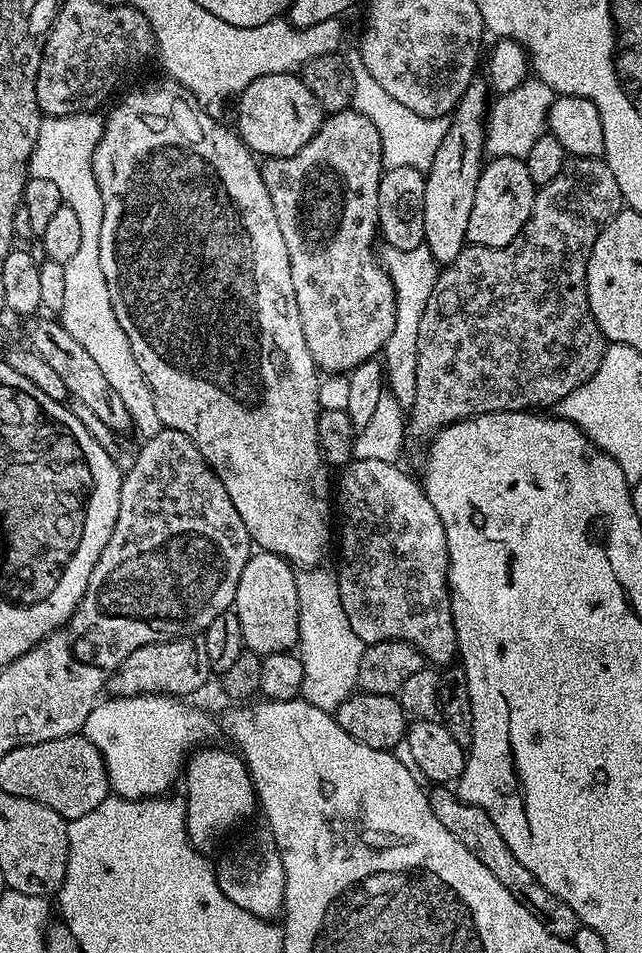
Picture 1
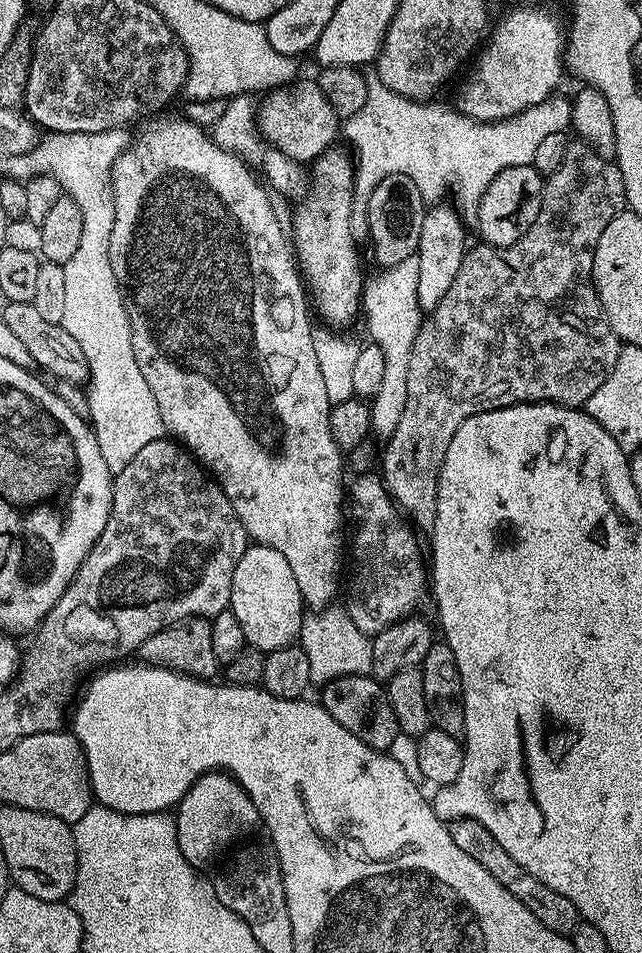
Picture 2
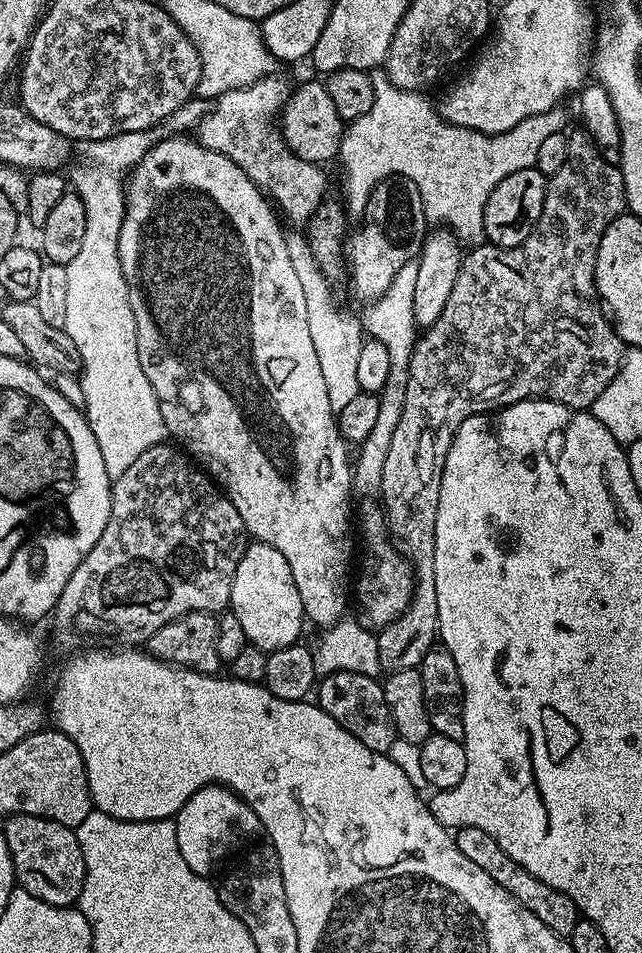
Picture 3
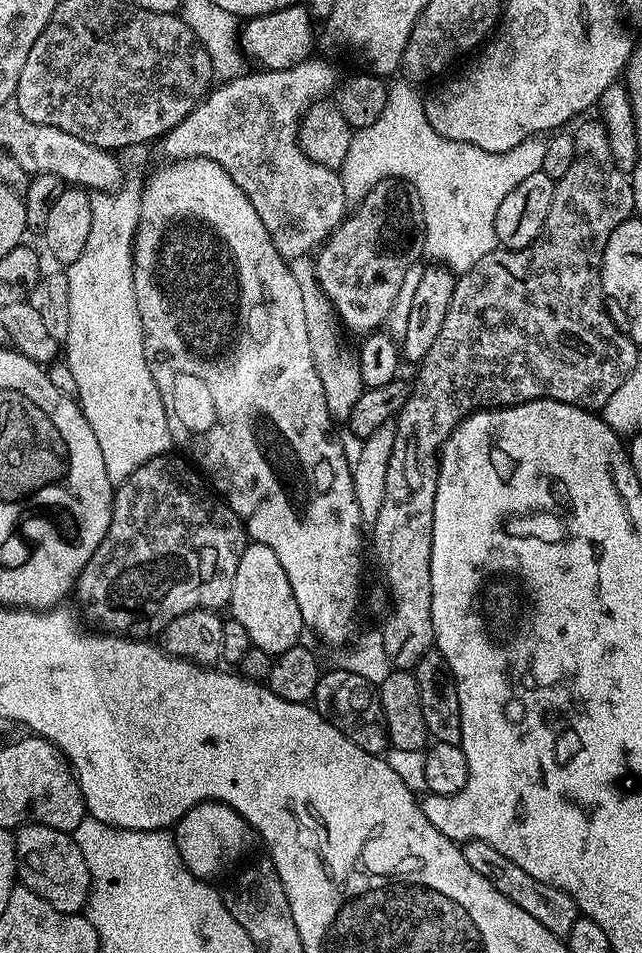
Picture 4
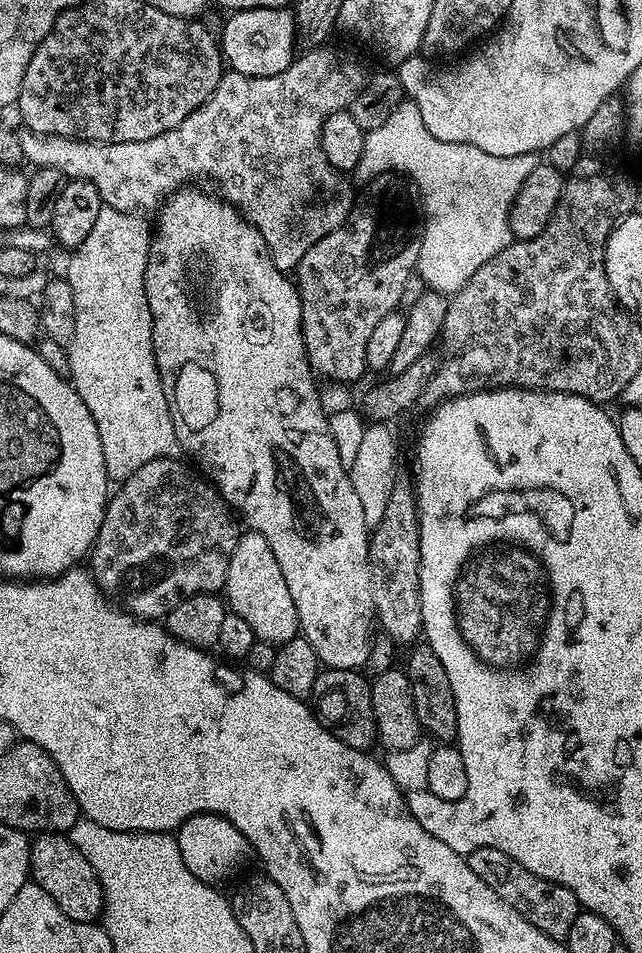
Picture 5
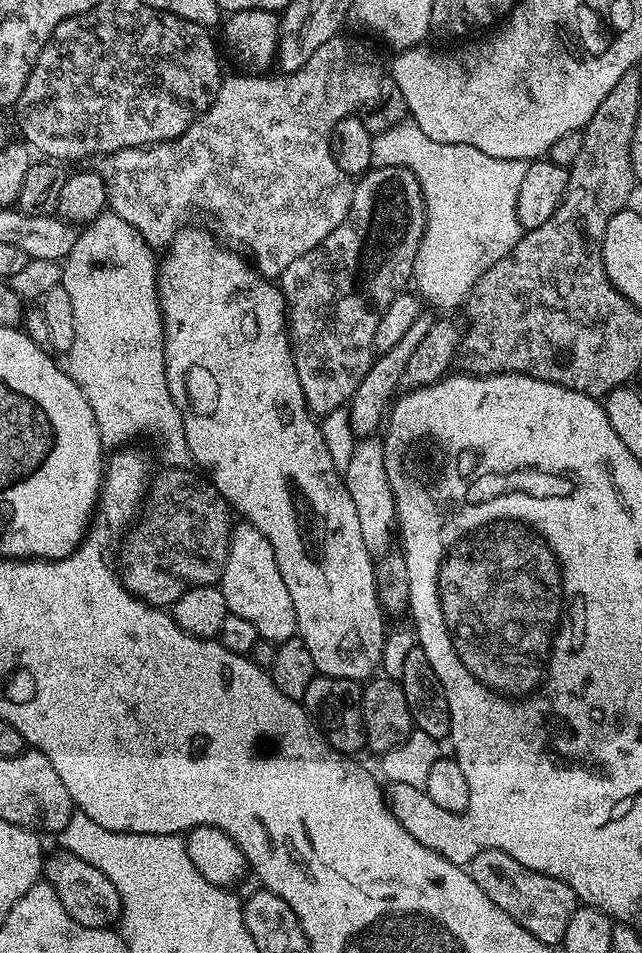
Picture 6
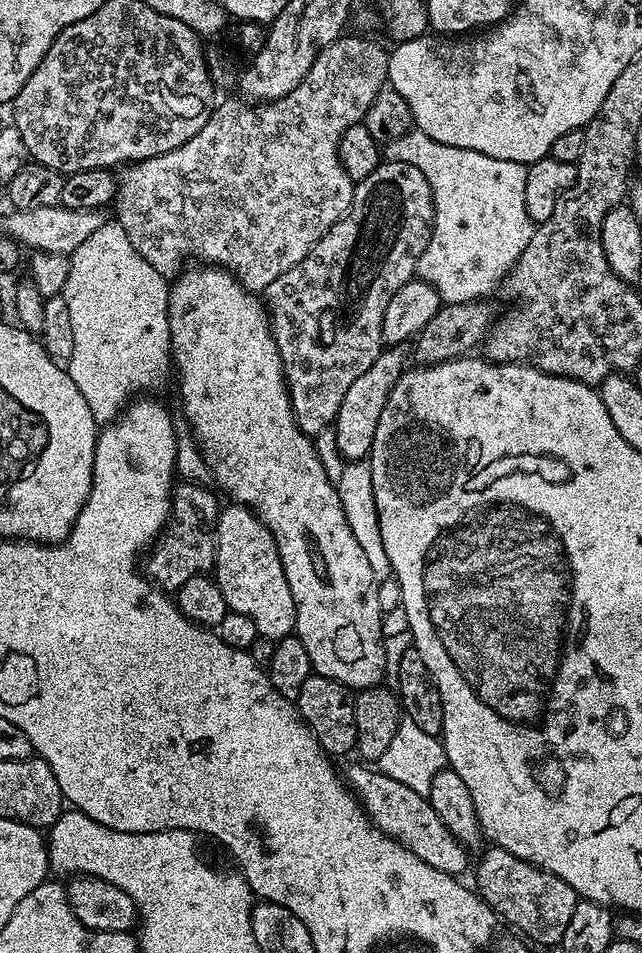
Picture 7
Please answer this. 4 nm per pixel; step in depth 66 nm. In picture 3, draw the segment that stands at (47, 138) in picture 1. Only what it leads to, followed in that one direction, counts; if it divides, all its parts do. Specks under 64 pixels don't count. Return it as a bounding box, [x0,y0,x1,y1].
[64,131,168,480]

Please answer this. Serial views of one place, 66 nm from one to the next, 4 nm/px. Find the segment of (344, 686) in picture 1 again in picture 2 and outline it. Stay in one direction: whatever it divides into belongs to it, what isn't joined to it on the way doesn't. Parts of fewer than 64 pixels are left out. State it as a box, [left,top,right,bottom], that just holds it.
[298,607,372,686]

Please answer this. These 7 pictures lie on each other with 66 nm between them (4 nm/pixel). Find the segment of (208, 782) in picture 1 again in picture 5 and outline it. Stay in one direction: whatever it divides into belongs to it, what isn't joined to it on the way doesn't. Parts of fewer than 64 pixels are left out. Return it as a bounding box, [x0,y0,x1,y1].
[174,812,254,886]

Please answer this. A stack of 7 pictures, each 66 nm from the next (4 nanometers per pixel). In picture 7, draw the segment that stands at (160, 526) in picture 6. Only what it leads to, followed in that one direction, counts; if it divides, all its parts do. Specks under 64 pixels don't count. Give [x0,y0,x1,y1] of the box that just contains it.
[142,482,222,590]

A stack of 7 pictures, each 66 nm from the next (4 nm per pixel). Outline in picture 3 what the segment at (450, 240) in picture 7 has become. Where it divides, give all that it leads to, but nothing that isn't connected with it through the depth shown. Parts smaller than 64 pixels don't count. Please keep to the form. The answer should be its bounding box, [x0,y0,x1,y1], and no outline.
[338,71,568,245]

